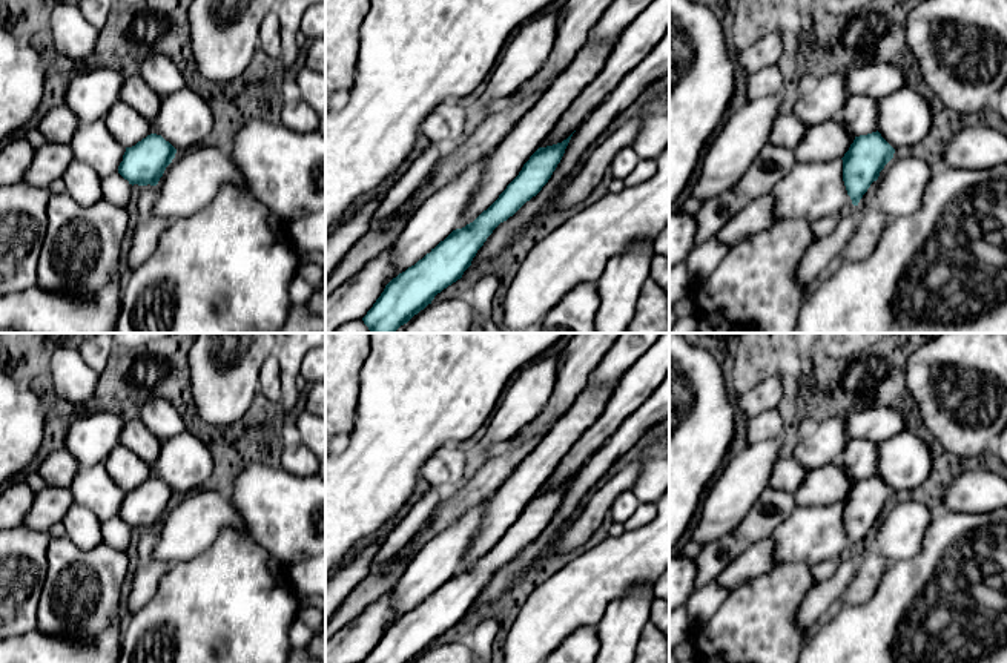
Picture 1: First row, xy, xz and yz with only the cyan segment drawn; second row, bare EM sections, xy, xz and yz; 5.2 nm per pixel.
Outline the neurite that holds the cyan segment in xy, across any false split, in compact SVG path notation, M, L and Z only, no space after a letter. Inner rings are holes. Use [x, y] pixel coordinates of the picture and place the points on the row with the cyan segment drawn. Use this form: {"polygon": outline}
{"polygon": "M150 134L132 147L126 147L118 173L138 186L157 186L177 149L161 135Z"}

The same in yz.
{"polygon": "M872 132L855 137L843 160L843 181L853 206L858 206L870 184L878 180L880 172L893 158L895 149Z"}

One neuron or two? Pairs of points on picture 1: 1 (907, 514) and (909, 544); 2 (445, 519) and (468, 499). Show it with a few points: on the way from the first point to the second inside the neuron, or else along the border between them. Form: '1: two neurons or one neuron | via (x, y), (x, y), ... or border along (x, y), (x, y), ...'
1: one neuron | via (907, 522), (907, 536)
2: one neuron | via (452, 513), (462, 502)

